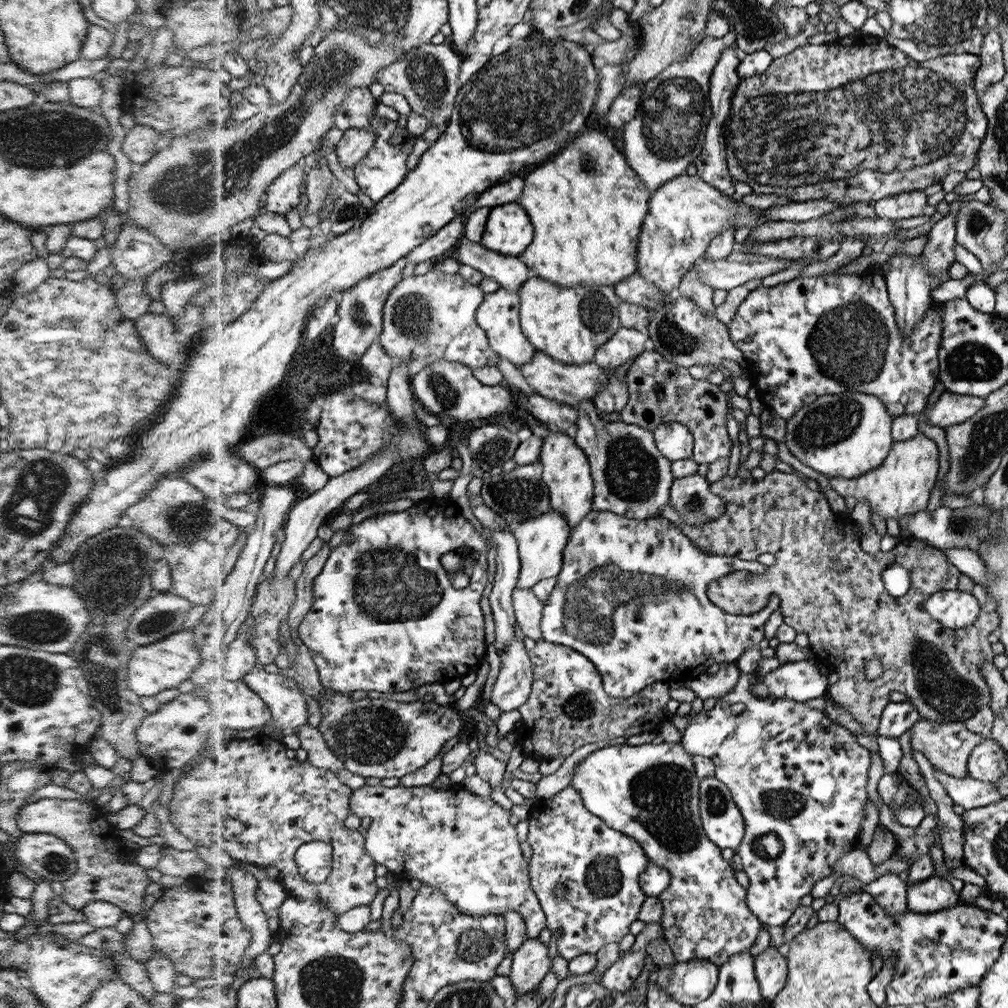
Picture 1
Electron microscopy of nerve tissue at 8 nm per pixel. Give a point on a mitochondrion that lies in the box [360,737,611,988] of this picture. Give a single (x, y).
(474, 946)

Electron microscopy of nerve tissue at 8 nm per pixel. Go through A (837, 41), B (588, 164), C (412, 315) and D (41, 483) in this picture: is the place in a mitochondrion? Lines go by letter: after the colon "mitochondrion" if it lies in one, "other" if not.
A: other
B: mitochondrion
C: mitochondrion
D: mitochondrion

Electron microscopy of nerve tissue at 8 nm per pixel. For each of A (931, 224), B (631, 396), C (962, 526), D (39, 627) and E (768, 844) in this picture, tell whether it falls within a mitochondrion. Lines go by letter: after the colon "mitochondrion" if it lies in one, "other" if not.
A: other
B: other
C: mitochondrion
D: mitochondrion
E: mitochondrion

